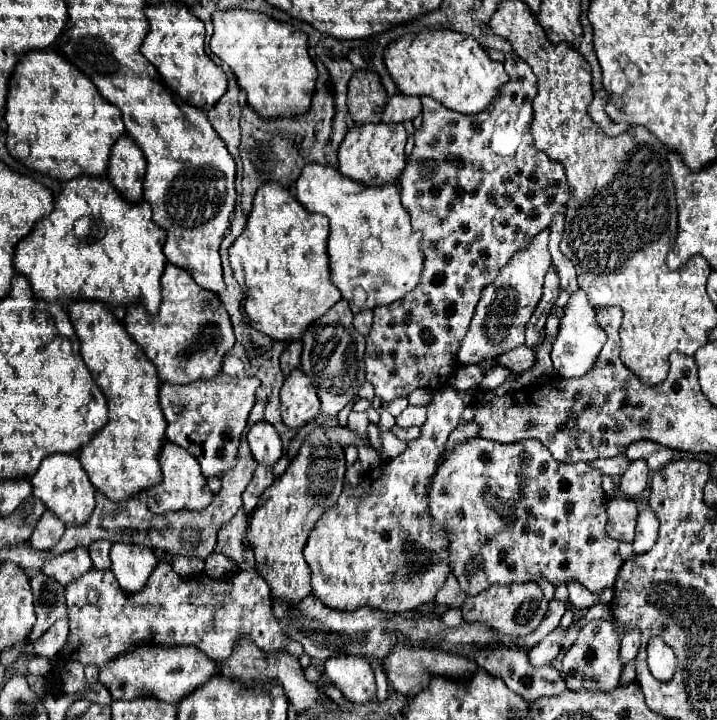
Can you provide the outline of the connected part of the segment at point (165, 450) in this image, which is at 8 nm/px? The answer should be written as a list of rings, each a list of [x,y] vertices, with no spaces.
[[[165,442],[159,450],[159,464],[161,464],[163,480],[145,490],[147,506],[153,514],[165,514],[171,510],[203,510],[211,502],[213,492],[205,484],[199,462],[193,454],[189,454],[181,446],[175,446],[173,442]]]

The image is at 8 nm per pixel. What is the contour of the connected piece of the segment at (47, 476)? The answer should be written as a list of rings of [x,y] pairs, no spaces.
[[[51,454],[47,456],[39,470],[31,476],[33,496],[43,500],[45,506],[59,516],[65,524],[83,524],[91,510],[95,508],[95,488],[87,478],[87,472],[83,470],[79,458],[75,454]]]

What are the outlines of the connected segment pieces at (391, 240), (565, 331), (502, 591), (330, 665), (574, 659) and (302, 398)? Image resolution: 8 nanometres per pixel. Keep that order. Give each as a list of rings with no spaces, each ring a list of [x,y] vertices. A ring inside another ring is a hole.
[[[307,164],[299,180],[295,182],[295,190],[297,190],[297,200],[307,210],[325,214],[329,218],[327,254],[329,254],[331,282],[341,290],[343,298],[349,300],[349,308],[353,310],[353,314],[401,300],[407,292],[411,292],[417,286],[423,270],[423,254],[419,250],[421,234],[413,232],[411,228],[411,216],[407,214],[407,208],[399,200],[397,184],[367,186],[343,176],[335,166]],[[357,288],[361,288],[365,294],[361,300],[357,300],[357,292],[355,292]]]
[[[575,290],[573,296],[569,298],[569,304],[565,308],[565,316],[559,324],[557,340],[551,350],[555,374],[559,374],[563,378],[577,378],[581,374],[587,374],[587,370],[591,370],[599,350],[603,348],[603,344],[605,344],[605,332],[595,322],[595,310],[589,304],[587,294],[583,294],[583,290]]]
[[[515,582],[507,586],[491,586],[489,590],[483,590],[477,596],[469,596],[461,606],[461,610],[463,618],[469,622],[485,622],[507,636],[527,636],[545,618],[547,606],[549,600],[543,596],[543,590],[535,582],[523,582],[523,584]]]
[[[335,656],[325,662],[325,676],[351,702],[367,704],[375,700],[373,668],[361,656]]]
[[[591,620],[587,622],[575,640],[575,644],[563,656],[563,678],[569,690],[595,690],[595,692],[611,692],[619,686],[623,662],[619,658],[619,638],[613,632],[611,622],[607,620]]]
[[[301,368],[291,370],[281,388],[281,418],[287,426],[303,426],[319,414],[319,396]]]

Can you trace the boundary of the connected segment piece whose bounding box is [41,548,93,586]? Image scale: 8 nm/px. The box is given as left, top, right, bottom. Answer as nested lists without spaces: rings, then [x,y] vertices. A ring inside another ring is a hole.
[[[79,548],[79,550],[69,550],[67,554],[59,554],[59,558],[51,558],[51,562],[43,562],[41,572],[65,586],[71,580],[85,574],[87,570],[91,570],[91,566],[93,564],[87,548]]]

